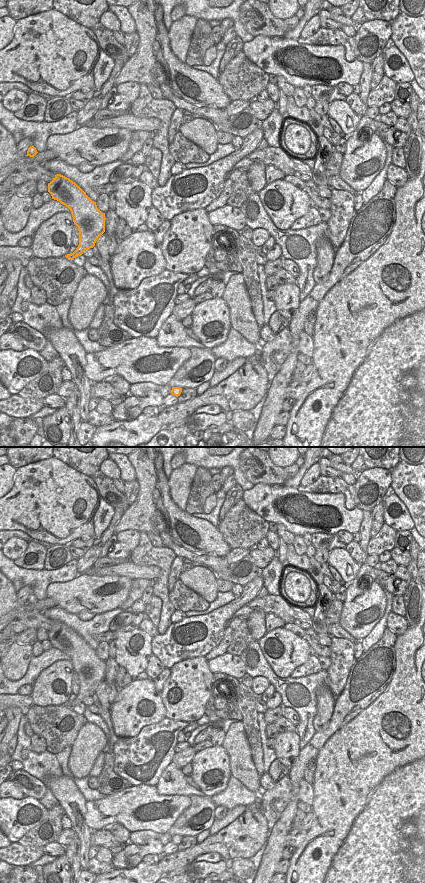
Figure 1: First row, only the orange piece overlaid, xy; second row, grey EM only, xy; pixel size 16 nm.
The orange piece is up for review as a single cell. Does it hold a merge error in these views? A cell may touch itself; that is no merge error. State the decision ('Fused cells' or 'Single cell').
Single cell

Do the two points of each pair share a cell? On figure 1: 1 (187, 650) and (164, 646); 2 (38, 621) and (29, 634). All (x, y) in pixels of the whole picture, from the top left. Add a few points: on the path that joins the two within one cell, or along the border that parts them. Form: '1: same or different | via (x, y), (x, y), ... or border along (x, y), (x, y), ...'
1: same | via (181, 646), (170, 646)
2: different | border along (25, 628), (34, 628), (36, 630)

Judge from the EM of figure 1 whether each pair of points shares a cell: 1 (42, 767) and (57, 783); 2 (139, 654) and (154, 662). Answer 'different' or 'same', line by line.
1: different
2: different

